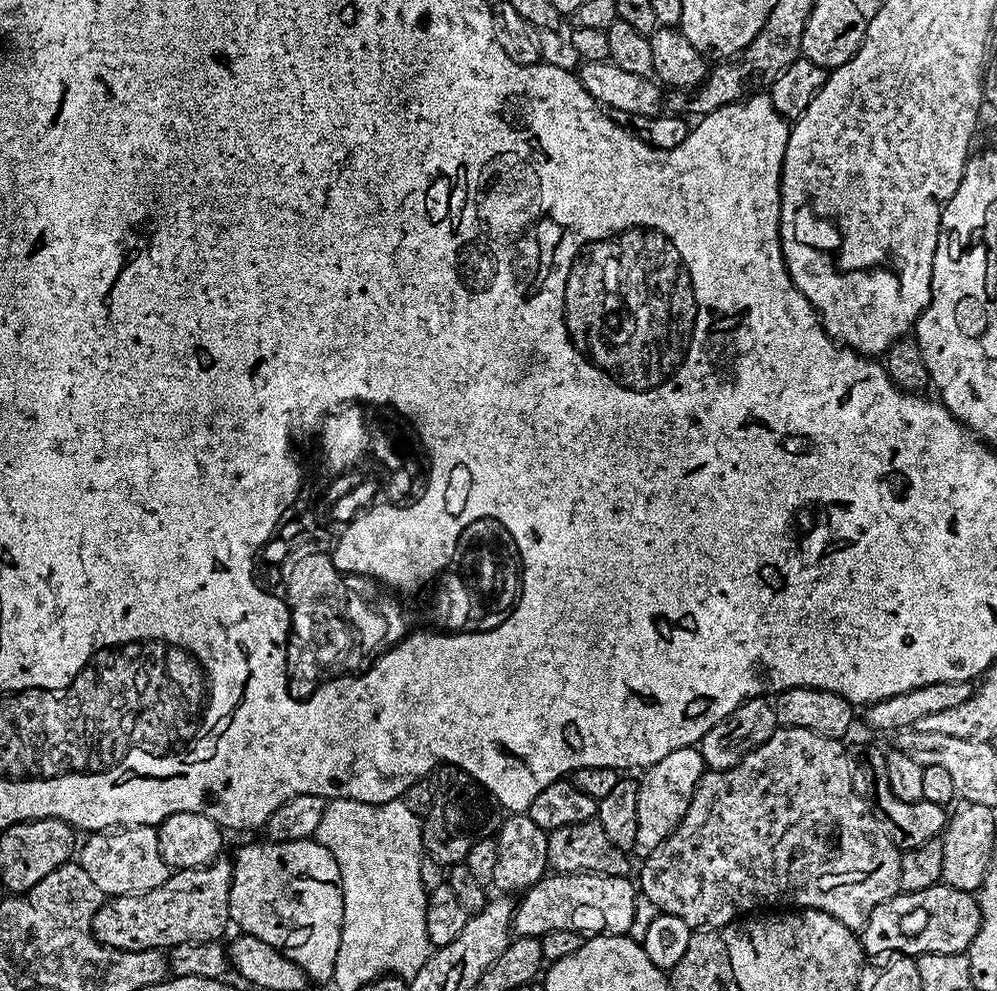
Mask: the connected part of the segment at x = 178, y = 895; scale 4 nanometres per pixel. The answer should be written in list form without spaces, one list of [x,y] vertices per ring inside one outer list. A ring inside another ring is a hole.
[[[224,858],[202,868],[182,868],[173,871],[168,880],[149,892],[137,896],[114,896],[105,899],[92,916],[92,935],[99,944],[121,948],[127,952],[141,952],[147,948],[167,950],[182,942],[197,944],[203,940],[220,940],[230,923],[230,890],[233,865]]]

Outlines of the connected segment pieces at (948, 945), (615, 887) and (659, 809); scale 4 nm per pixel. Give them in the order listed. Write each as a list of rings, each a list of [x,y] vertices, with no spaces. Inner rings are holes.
[[[943,882],[930,886],[926,890],[918,890],[917,892],[906,892],[901,891],[894,898],[890,898],[886,902],[882,902],[878,906],[874,906],[874,910],[870,914],[870,918],[866,922],[864,931],[859,933],[858,939],[862,945],[863,951],[868,952],[872,956],[884,956],[887,957],[889,954],[899,954],[902,956],[918,957],[922,953],[926,954],[954,954],[955,952],[967,953],[969,946],[974,942],[974,934],[978,934],[980,929],[980,901],[973,893],[963,892],[957,888],[951,888],[949,884]]]
[[[562,872],[545,874],[534,887],[519,897],[512,917],[516,936],[545,936],[550,930],[574,930],[581,934],[627,934],[634,922],[638,888],[628,876],[597,872]]]
[[[693,746],[674,750],[662,758],[662,762],[654,762],[643,769],[639,777],[638,790],[638,842],[636,848],[647,854],[656,851],[661,842],[669,836],[686,814],[690,802],[694,798],[694,790],[700,779],[704,777],[706,765],[699,747]]]

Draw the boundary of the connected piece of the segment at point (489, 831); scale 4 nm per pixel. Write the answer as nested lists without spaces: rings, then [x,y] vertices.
[[[460,774],[457,777],[436,788],[434,806],[430,806],[422,820],[425,853],[445,866],[467,861],[470,846],[483,836],[492,836],[502,823],[502,809],[496,799],[471,776]]]

